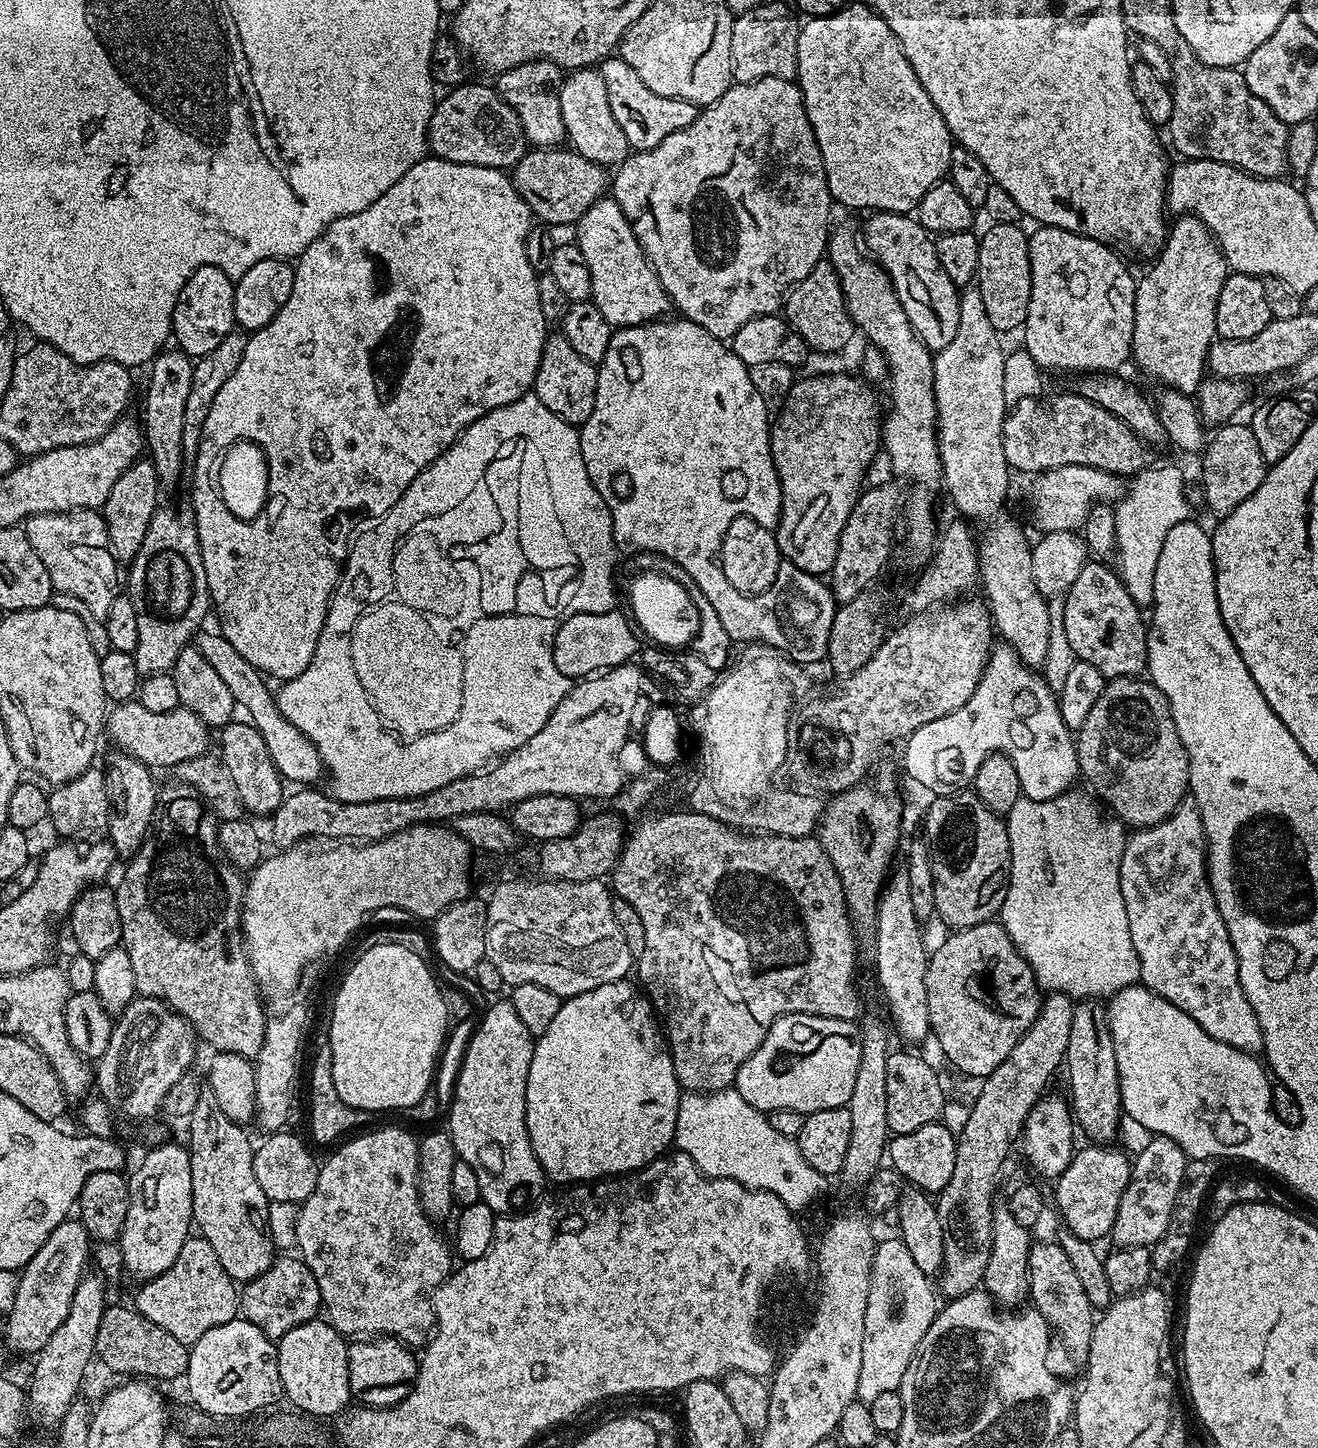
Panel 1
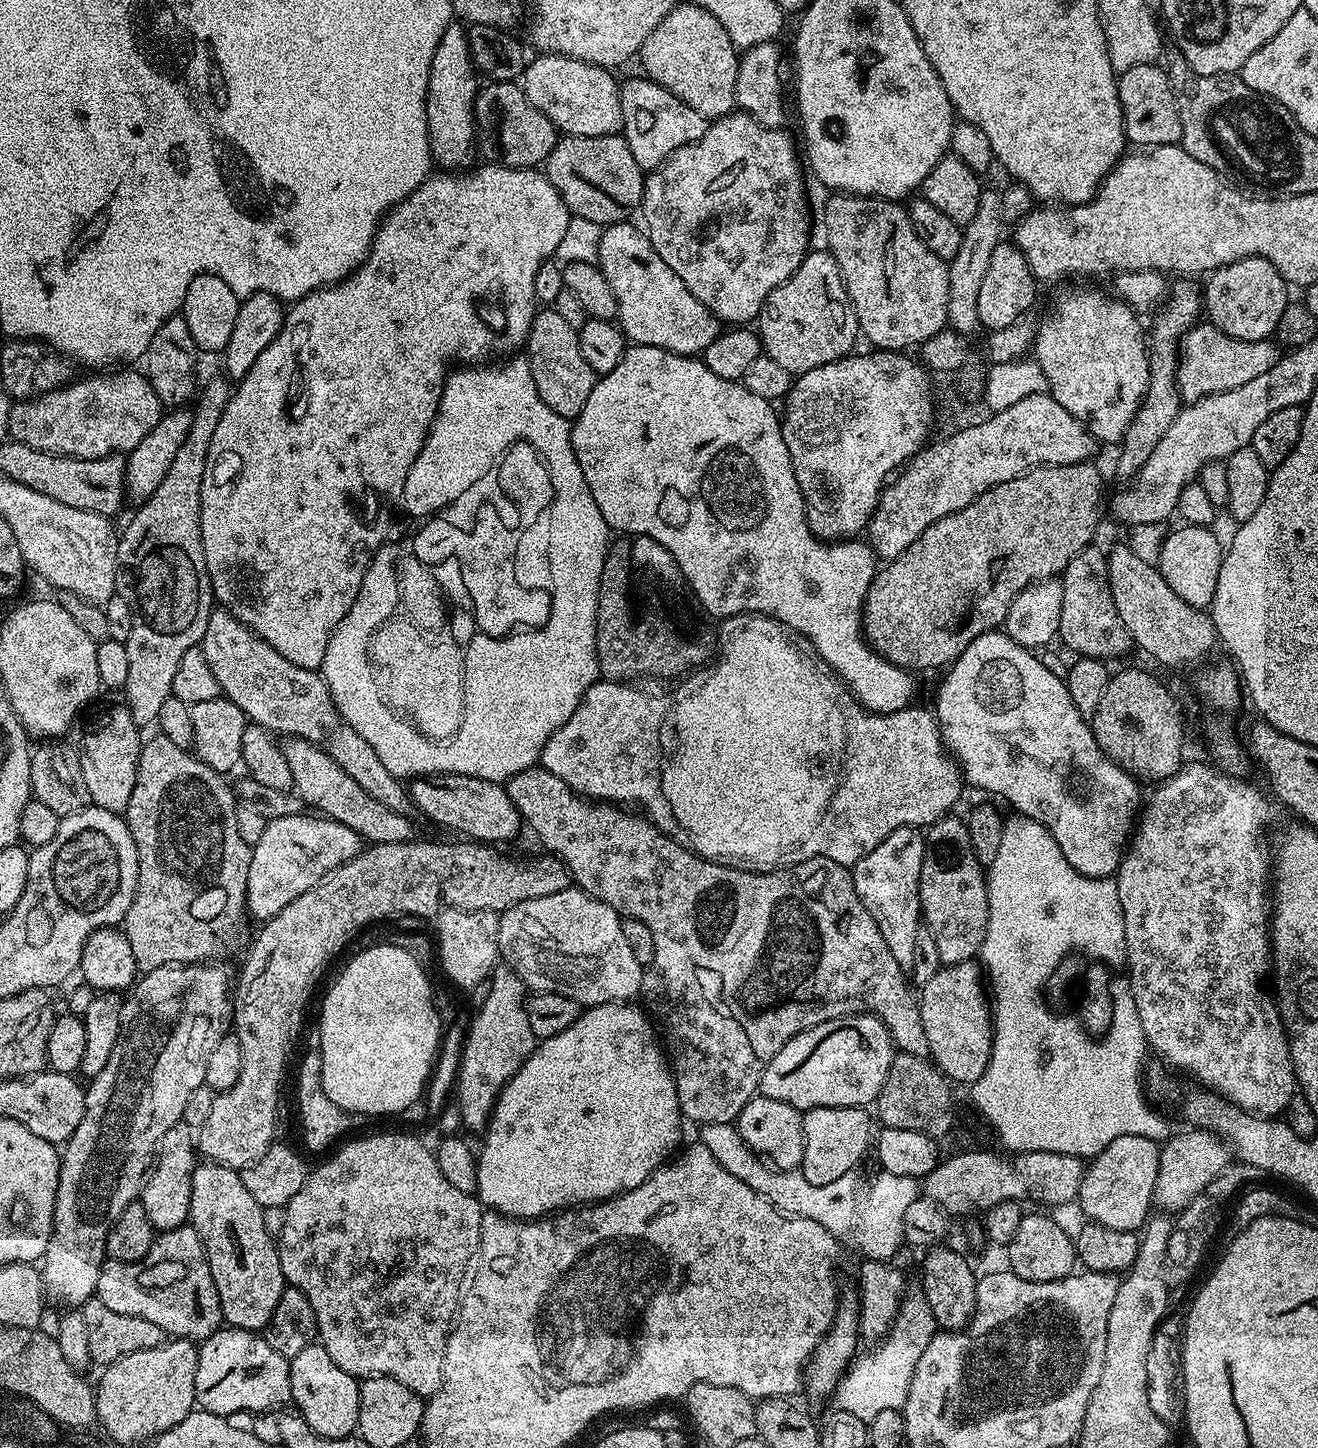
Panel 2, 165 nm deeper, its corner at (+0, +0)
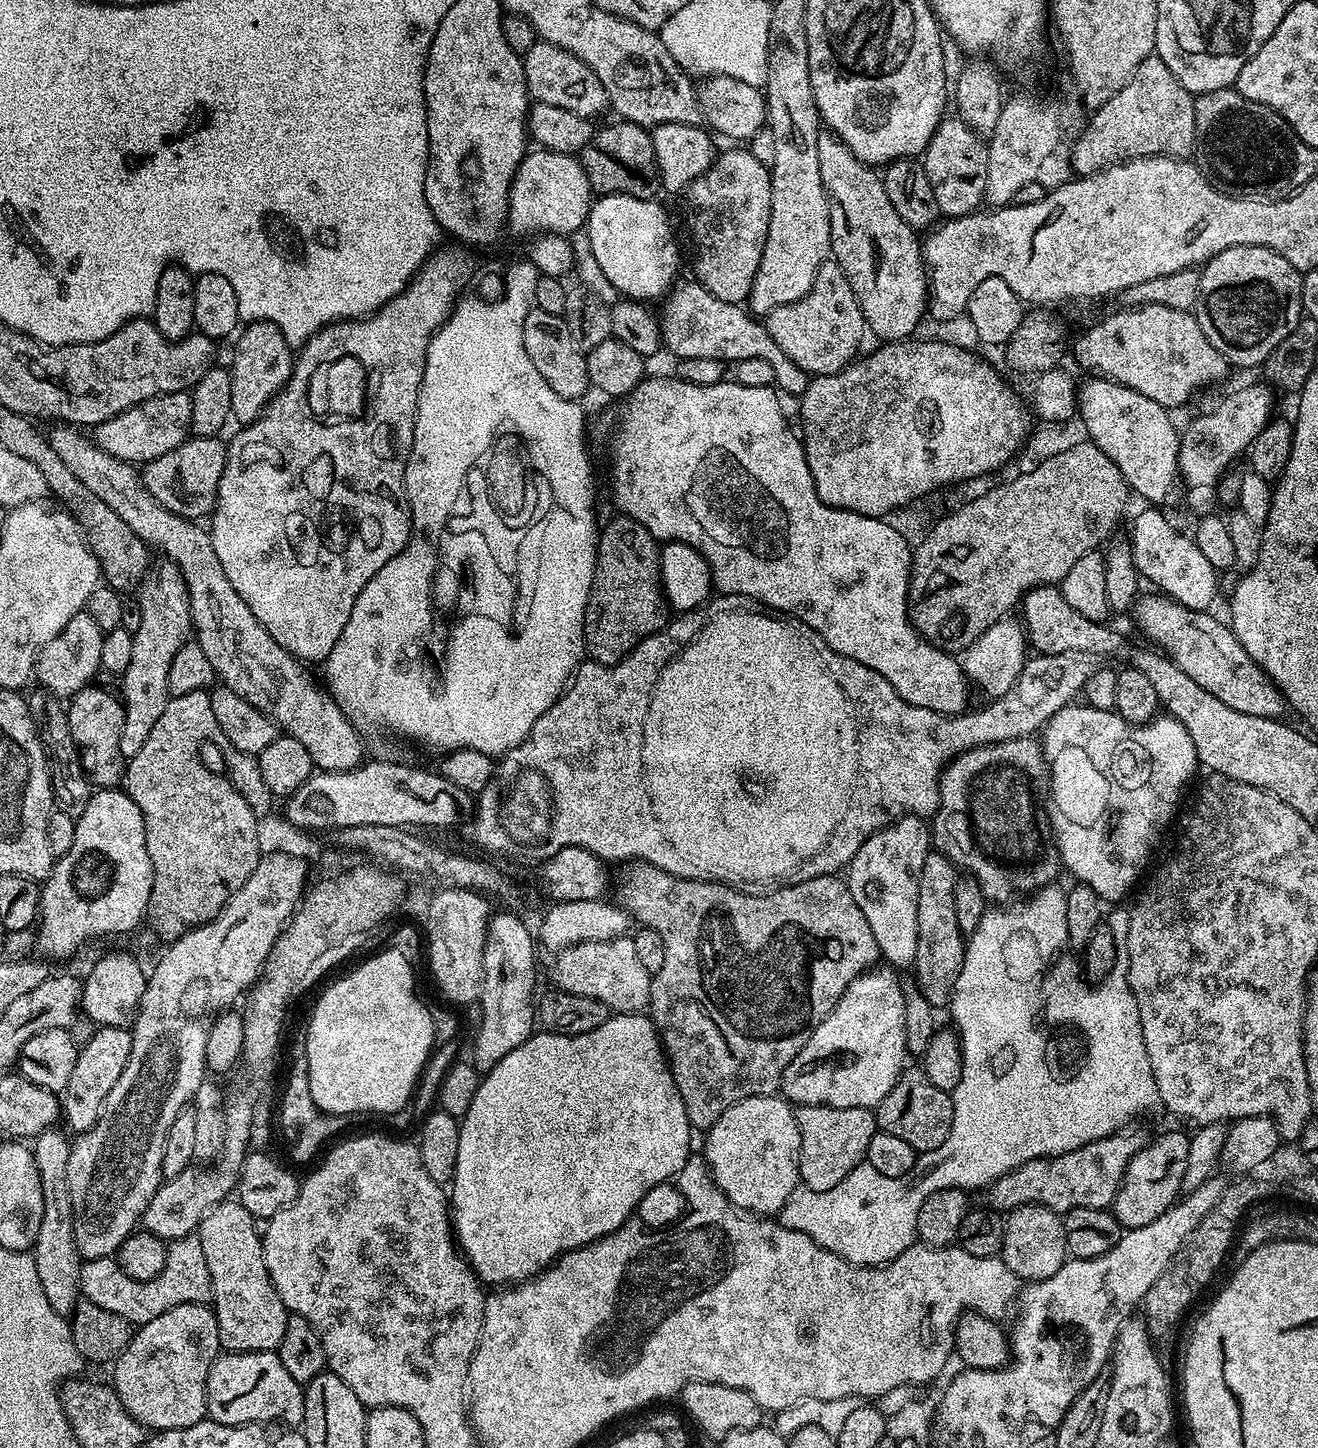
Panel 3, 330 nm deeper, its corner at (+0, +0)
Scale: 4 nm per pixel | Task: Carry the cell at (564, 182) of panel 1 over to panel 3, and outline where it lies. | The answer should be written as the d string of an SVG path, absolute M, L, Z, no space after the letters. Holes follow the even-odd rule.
M615 123L608 124L605 128L597 127L590 142L586 142L586 146L578 153L580 165L582 170L586 170L586 178L593 193L617 192L643 200L653 199L661 187L651 131L637 124Z

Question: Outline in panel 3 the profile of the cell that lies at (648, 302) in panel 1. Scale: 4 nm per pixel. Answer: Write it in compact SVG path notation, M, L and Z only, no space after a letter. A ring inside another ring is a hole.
M689 278L685 284L679 284L663 297L664 313L661 311L658 316L663 347L669 348L677 361L714 358L735 362L742 358L762 358L769 366L774 366L775 387L781 393L789 392L793 398L803 396L810 375L786 356L786 352L771 338L764 322L750 315L739 304L714 298L714 294L710 294L710 290L703 288L695 279Z

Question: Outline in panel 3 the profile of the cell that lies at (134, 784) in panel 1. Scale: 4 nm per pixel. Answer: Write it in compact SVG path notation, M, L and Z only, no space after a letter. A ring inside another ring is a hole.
M97 682L82 686L67 701L66 711L70 722L70 734L80 755L80 765L89 785L97 789L117 787L124 779L126 758L120 749L120 735L124 725L124 705L121 697Z

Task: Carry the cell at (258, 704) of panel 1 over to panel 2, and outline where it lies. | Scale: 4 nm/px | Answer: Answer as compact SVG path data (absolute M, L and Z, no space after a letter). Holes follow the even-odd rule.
M288 738L282 744L284 757L290 766L290 778L295 795L304 801L309 809L315 810L319 815L342 822L350 826L359 834L361 841L373 844L389 844L390 842L406 842L413 839L412 820L409 817L390 810L390 806L382 806L377 802L330 754L326 754L318 746L314 746L305 740Z

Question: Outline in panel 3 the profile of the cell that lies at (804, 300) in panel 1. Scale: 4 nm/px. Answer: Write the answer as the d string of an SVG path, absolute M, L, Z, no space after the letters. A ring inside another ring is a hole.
M831 258L819 267L814 285L803 298L775 307L768 312L764 323L771 338L786 352L786 356L810 376L840 372L857 355L856 350L866 334L864 315L858 306L857 296L846 281L842 268Z

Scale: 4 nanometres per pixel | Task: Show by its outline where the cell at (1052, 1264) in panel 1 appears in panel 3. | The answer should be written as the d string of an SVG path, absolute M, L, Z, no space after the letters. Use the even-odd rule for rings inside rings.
M1023 1204L1011 1209L1004 1216L1004 1237L999 1257L1022 1282L1045 1280L1058 1274L1064 1261L1069 1259L1061 1213L1052 1212L1040 1204Z

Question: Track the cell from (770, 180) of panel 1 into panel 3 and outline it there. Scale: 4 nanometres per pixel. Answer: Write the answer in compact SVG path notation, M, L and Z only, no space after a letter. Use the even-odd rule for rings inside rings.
M732 146L729 152L721 151L710 171L699 176L688 188L688 232L692 235L694 276L703 288L714 294L714 298L722 298L722 302L743 305L748 299L752 279L764 249L766 230L770 226L771 185L770 168L758 162L747 147Z

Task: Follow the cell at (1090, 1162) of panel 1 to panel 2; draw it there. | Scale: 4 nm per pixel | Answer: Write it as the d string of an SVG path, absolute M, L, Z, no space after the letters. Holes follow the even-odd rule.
M1126 1134L1122 1138L1114 1138L1106 1150L1097 1156L1091 1157L1090 1163L1085 1167L1078 1205L1085 1212L1087 1219L1093 1224L1110 1226L1110 1230L1130 1230L1139 1233L1147 1223L1154 1205L1154 1182L1158 1182L1158 1162L1160 1161L1161 1145L1150 1138L1142 1138L1134 1134Z

